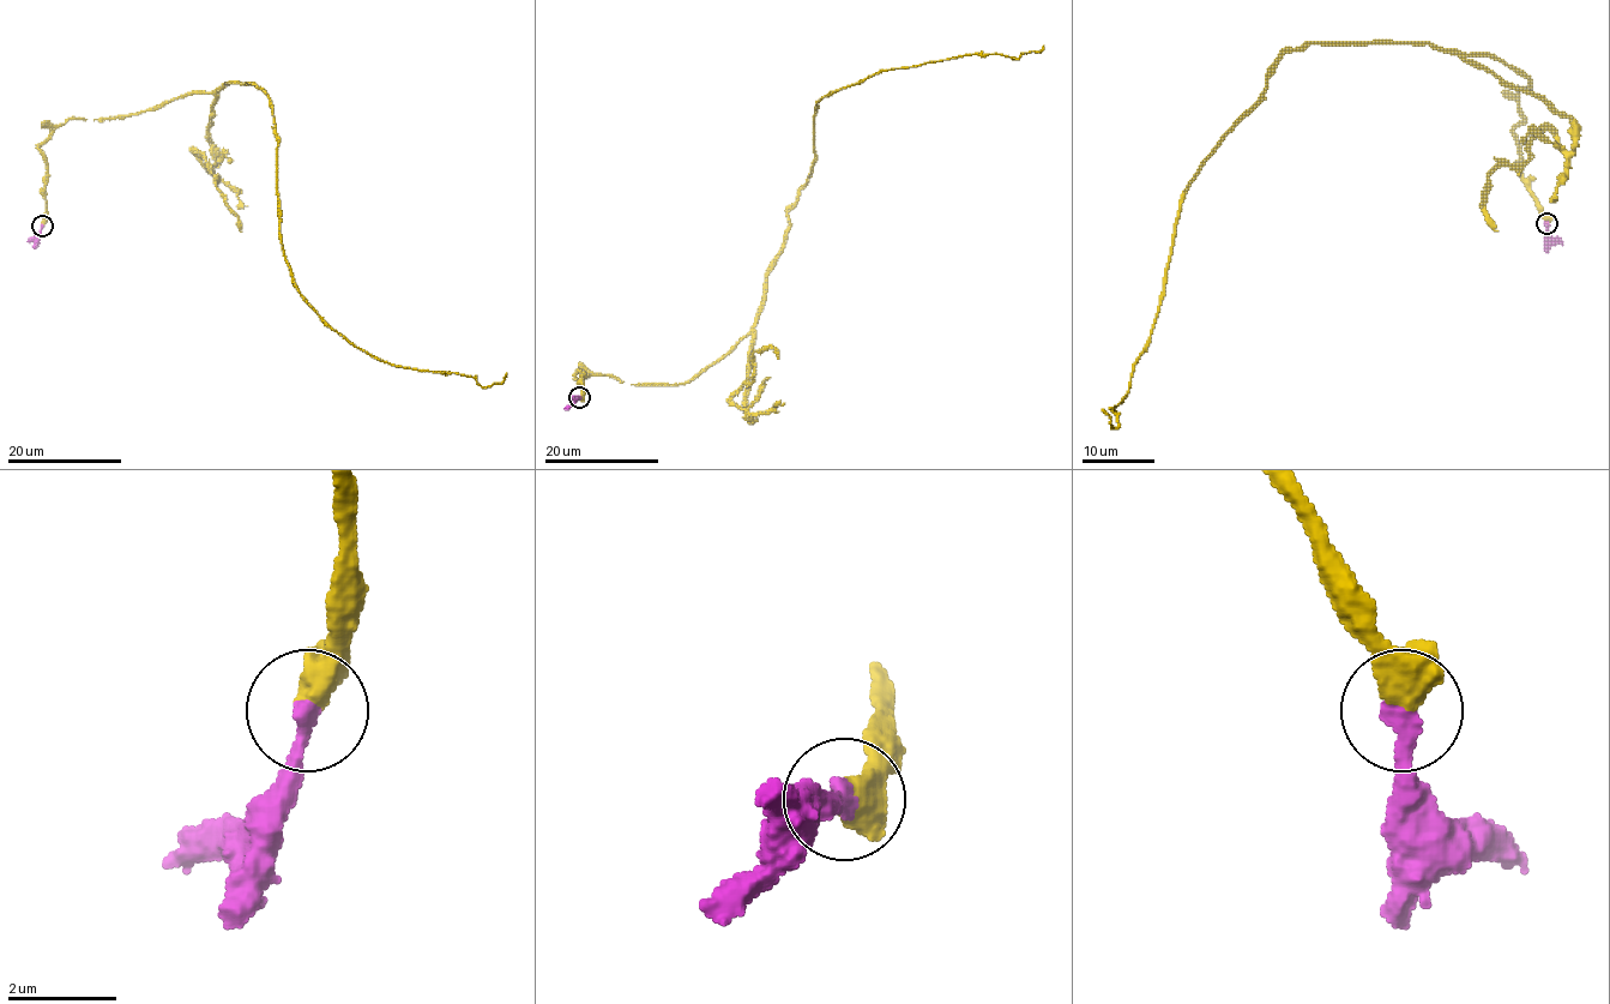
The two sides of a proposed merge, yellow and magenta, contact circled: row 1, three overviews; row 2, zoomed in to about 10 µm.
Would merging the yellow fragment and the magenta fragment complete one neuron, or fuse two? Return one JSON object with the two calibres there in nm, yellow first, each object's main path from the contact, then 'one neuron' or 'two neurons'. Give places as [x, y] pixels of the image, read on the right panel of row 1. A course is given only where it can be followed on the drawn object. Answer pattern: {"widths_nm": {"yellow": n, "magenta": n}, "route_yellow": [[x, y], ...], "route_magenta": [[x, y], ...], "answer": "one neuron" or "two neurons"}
{"widths_nm": {"yellow": 460, "magenta": 360}, "route_yellow": [[1547, 222], [1514, 130], [1521, 72], [1421, 43], [1289, 49], [1185, 193], [1116, 427], [1102, 409]], "route_magenta": [[1547, 223], [1547, 230], [1561, 244]], "answer": "one neuron"}

